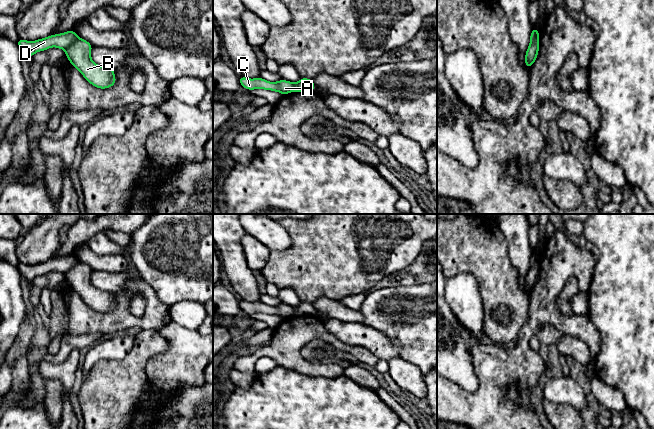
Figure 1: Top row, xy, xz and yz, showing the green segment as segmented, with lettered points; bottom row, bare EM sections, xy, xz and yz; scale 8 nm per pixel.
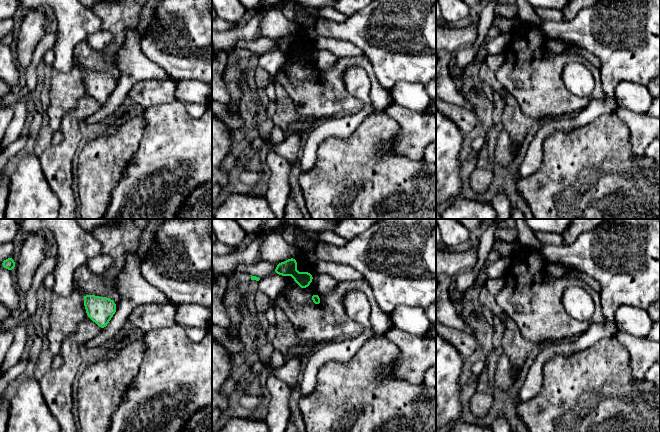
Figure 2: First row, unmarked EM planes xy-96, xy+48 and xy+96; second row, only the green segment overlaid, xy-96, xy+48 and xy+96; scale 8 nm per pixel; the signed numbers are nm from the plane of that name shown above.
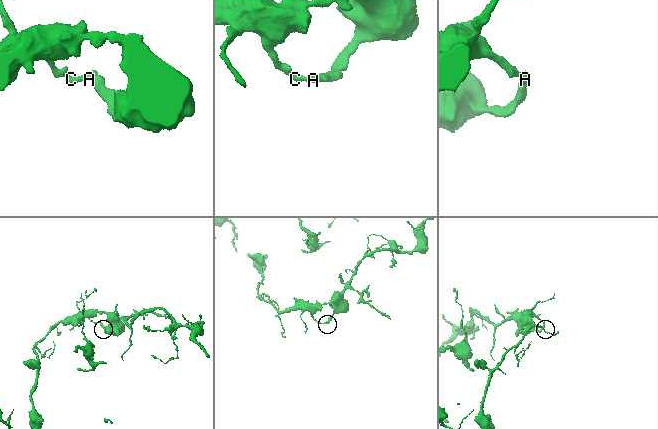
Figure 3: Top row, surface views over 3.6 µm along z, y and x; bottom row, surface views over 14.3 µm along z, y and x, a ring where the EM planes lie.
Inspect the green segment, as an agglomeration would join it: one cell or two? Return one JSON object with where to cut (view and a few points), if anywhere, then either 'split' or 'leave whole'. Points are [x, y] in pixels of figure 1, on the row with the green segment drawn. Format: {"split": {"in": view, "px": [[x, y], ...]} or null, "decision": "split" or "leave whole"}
{"split": {"in": "xy", "px": [[78, 37], [65, 50]]}, "decision": "split"}

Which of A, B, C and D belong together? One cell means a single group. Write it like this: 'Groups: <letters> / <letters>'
Groups: A C D / B

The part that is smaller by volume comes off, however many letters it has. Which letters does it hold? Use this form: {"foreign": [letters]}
{"foreign": ["A", "C", "D"]}

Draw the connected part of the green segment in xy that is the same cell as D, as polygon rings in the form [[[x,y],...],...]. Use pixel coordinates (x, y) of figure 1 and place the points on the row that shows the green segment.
[[[69,30],[60,34],[51,34],[46,38],[41,38],[35,41],[27,41],[20,38],[17,45],[29,58],[31,58],[35,53],[45,51],[51,47],[66,50],[77,38],[77,33],[73,30]]]

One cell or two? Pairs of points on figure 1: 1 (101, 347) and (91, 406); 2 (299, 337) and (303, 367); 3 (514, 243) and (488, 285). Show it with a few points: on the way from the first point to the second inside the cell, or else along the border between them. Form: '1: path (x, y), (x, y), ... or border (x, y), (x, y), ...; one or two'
1: border (122, 358), (98, 360), (92, 367), (86, 380); two
2: path (296, 344), (296, 360); one
3: border (501, 231), (507, 243), (508, 258), (517, 275); two

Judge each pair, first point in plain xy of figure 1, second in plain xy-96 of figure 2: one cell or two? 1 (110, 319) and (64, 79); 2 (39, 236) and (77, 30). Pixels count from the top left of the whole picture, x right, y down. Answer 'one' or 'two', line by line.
1: two
2: two

